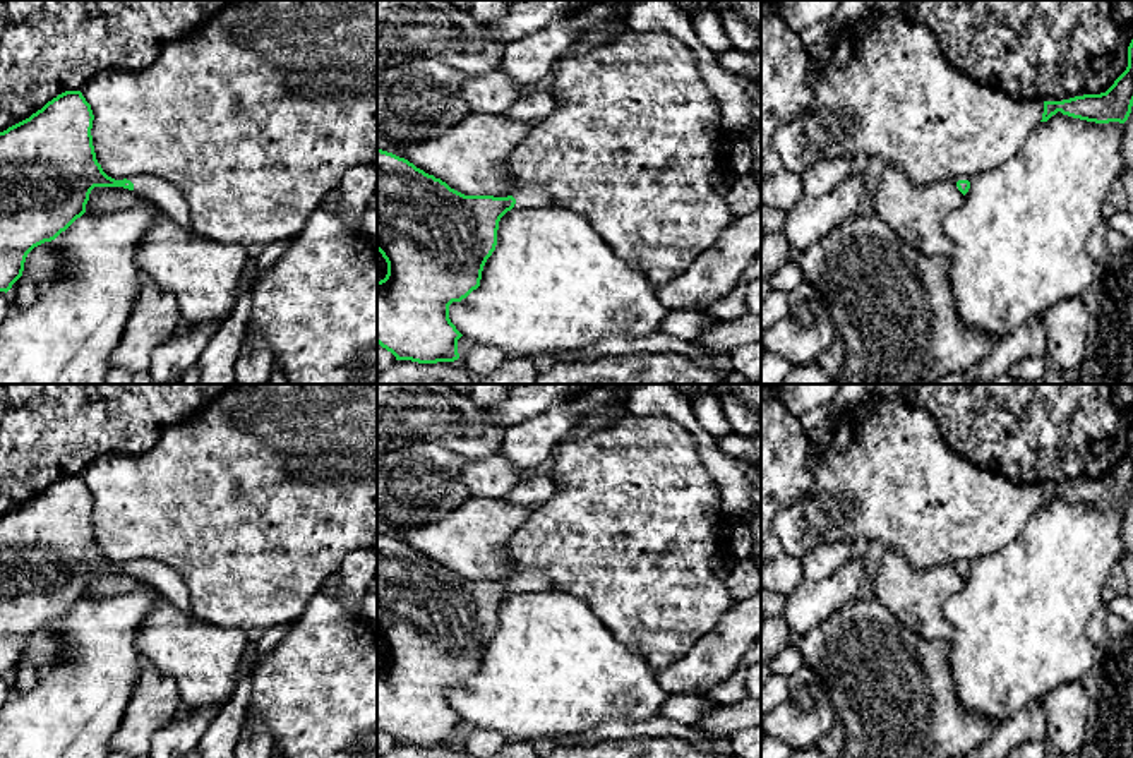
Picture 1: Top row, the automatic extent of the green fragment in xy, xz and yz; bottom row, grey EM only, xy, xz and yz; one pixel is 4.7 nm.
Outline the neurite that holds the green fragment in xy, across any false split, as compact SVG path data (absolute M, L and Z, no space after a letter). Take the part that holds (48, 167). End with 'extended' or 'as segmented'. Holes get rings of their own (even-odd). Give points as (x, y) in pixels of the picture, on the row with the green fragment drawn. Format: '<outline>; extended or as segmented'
M65 91L29 118L0 132L0 292L9 292L22 276L27 254L55 240L86 213L94 187L123 187L154 202L178 226L192 230L190 211L182 192L154 175L123 180L108 177L93 146L93 110L81 91Z; extended

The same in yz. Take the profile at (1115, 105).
M1133 39L1128 46L1128 67L1114 81L1114 84L1100 94L1083 94L1063 101L1044 101L1044 113L1040 122L1047 122L1052 115L1061 111L1063 115L1095 122L1124 123L1133 106Z; as segmented

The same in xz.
M377 147L377 250L387 262L386 278L377 281L377 343L396 360L458 360L458 340L463 334L449 319L449 305L480 286L483 266L497 245L501 218L511 209L547 206L552 206L552 196L540 187L521 187L507 197L465 196L408 159Z; extended

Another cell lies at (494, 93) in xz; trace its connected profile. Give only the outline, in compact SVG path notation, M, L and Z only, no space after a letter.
M497 67L489 74L466 77L461 98L475 113L506 115L521 87L502 67Z

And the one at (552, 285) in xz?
M554 204L507 211L499 221L497 245L483 266L480 286L449 305L451 322L473 343L533 360L561 358L607 336L653 334L668 312L656 297L656 286L612 252L586 216Z

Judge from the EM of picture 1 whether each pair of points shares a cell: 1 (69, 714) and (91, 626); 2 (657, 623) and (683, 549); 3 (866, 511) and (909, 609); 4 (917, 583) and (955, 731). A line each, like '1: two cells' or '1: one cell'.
1: one cell
2: one cell
3: two cells
4: two cells

